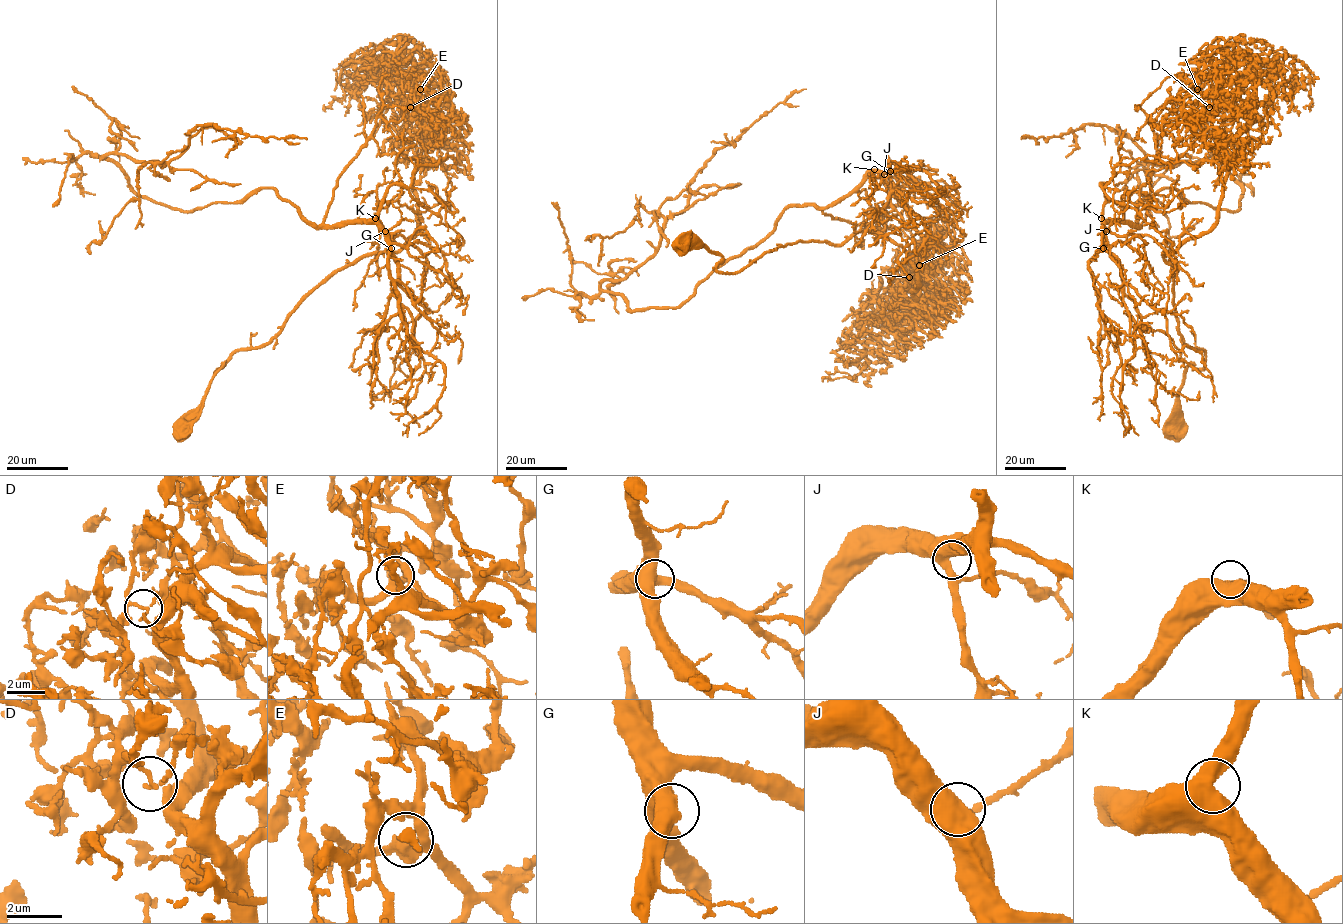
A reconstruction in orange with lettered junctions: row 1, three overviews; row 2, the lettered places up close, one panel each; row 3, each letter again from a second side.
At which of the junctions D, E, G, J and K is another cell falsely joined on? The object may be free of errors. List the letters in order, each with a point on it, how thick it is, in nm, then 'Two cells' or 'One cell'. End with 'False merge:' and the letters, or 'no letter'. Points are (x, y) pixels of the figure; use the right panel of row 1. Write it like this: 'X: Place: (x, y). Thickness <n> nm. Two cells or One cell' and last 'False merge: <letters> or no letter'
D: Place: (1209, 107). Thickness 150 nm. Two cells
E: Place: (1197, 89). Thickness 420 nm. One cell
G: Place: (1103, 248). Thickness 600 nm. One cell
J: Place: (1106, 231). Thickness 500 nm. One cell
K: Place: (1101, 218). Thickness 650 nm. One cell
False merge: D

